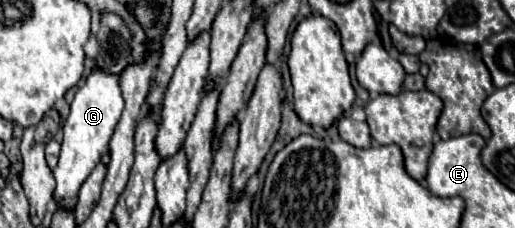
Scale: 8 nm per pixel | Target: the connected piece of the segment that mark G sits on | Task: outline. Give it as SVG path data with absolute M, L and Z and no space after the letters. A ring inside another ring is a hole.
M94 69L92 75L86 79L86 85L78 89L72 105L70 105L70 115L64 123L64 141L62 141L62 151L60 151L60 161L56 169L52 169L52 175L56 179L56 189L54 189L54 199L58 207L62 209L74 209L78 201L78 191L82 183L86 181L88 173L100 163L102 155L108 151L108 141L114 133L116 123L120 121L120 113L124 109L124 99L120 93L118 85L120 77L110 75L106 71Z

